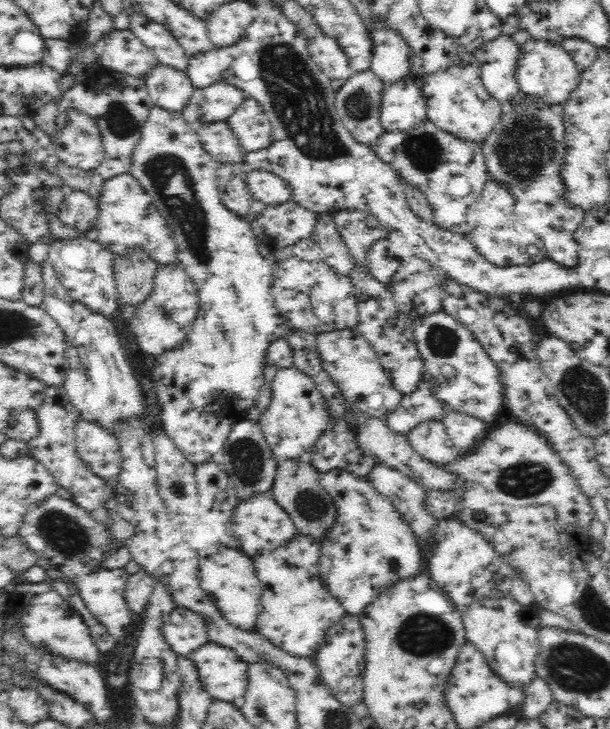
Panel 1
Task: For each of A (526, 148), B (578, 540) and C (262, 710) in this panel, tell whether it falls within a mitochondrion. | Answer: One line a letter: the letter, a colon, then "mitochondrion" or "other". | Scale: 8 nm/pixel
A: mitochondrion
B: other
C: mitochondrion

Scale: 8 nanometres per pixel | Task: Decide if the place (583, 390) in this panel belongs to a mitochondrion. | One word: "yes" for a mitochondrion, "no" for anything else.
yes

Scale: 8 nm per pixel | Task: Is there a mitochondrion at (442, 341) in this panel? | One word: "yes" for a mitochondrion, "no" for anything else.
yes

